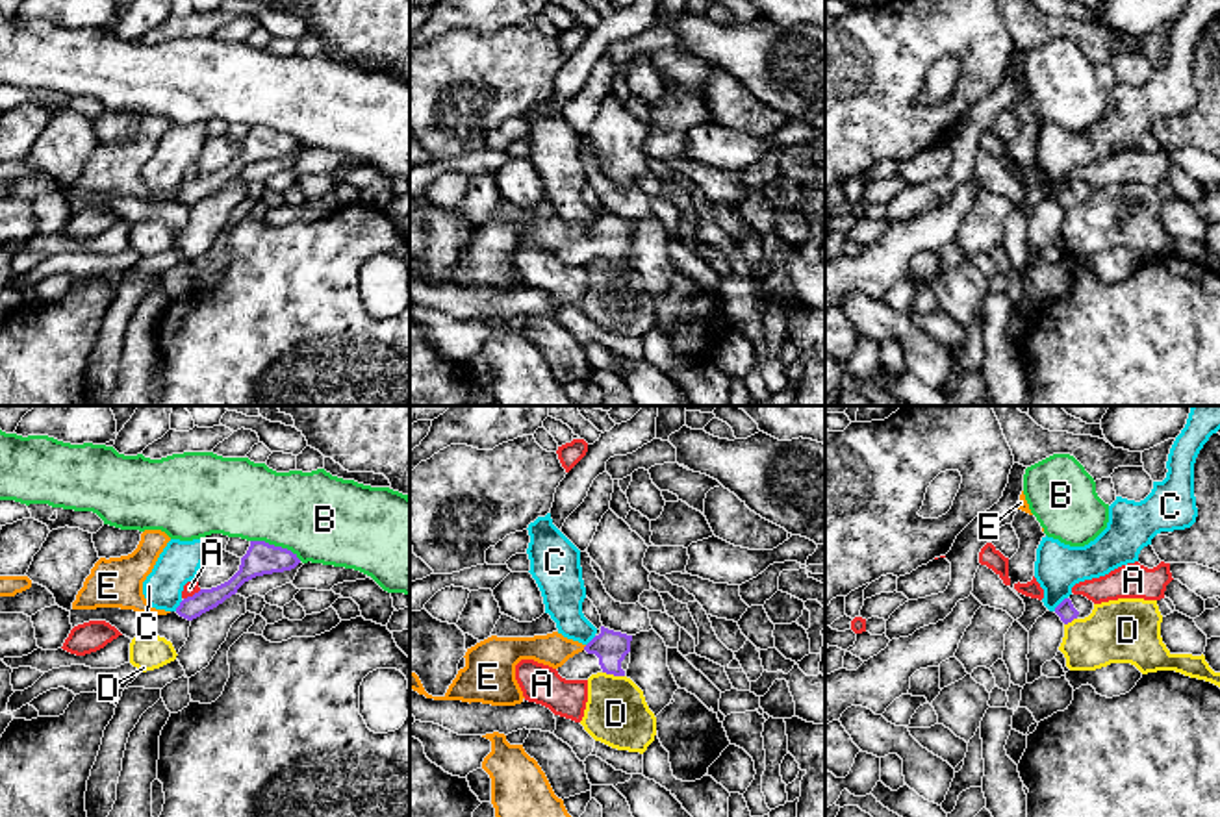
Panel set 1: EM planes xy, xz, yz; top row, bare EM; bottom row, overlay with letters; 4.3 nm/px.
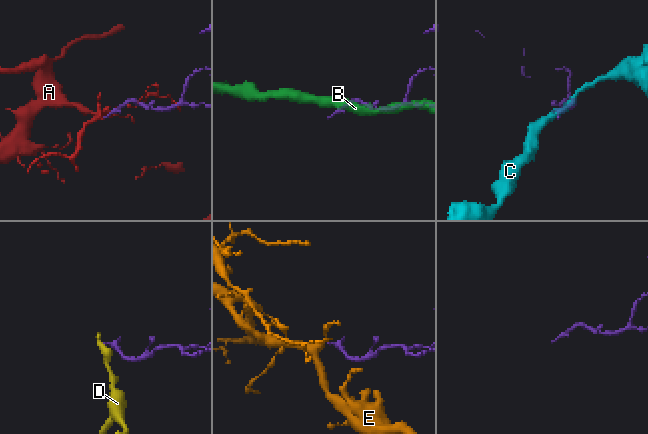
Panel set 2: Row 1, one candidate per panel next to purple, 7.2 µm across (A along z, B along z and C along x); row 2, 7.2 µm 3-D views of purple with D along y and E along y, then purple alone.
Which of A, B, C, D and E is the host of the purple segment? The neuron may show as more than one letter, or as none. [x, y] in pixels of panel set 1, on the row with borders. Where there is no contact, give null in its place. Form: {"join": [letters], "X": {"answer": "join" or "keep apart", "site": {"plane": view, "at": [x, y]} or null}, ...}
{"join": ["E"], "A": {"answer": "keep apart", "site": {"plane": "xy", "at": [193, 595]}}, "B": {"answer": "keep apart", "site": {"plane": "xy", "at": [277, 547]}}, "C": {"answer": "keep apart", "site": {"plane": "yz", "at": [1059, 604]}}, "D": {"answer": "keep apart", "site": {"plane": "xz", "at": [614, 675]}}, "E": {"answer": "join", "site": {"plane": "xz", "at": [584, 647]}}}

